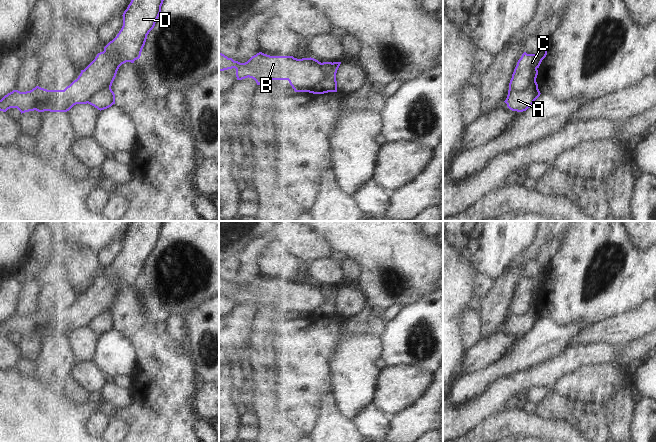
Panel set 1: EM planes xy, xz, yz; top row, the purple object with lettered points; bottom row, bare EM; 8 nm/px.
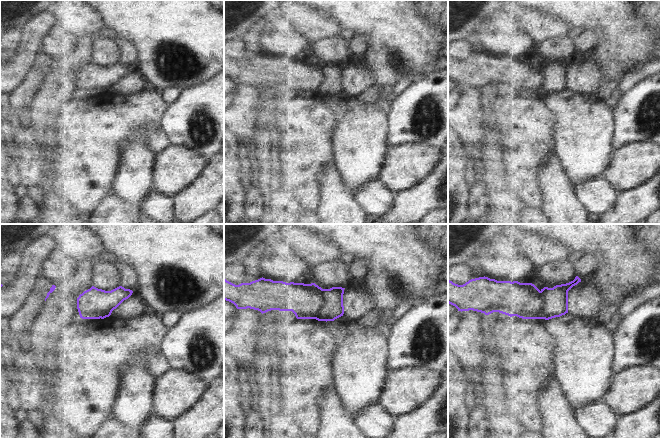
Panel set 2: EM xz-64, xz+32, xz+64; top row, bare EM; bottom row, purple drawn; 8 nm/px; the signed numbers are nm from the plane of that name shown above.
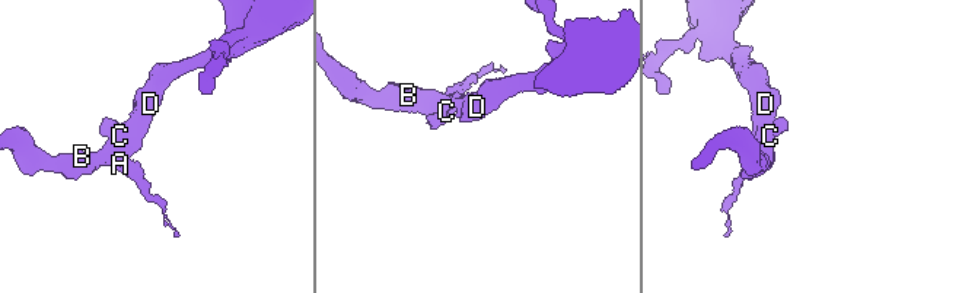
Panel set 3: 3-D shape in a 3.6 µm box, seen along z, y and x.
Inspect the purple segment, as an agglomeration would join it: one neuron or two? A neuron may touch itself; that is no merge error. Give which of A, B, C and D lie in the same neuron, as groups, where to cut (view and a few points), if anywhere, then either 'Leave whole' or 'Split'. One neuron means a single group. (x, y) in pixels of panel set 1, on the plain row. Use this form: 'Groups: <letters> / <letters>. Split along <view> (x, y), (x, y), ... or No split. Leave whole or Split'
Groups: A / B C D. Split along xz (332, 287), (327, 292), (326, 298), (310, 316). Split.

